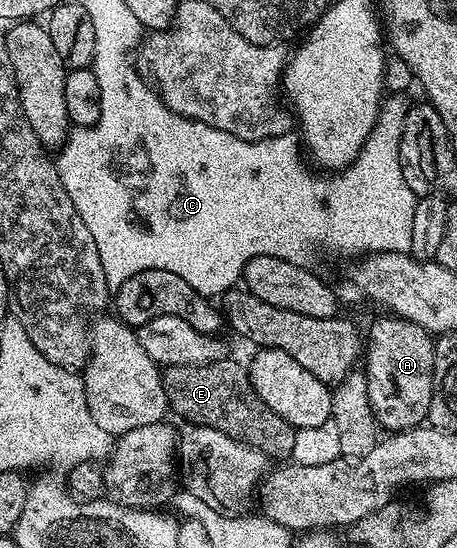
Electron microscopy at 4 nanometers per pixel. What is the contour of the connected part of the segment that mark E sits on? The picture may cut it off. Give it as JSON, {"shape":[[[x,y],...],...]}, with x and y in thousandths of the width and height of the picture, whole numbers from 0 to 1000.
{"shape":[[[486,655],[444,666],[365,666],[350,675],[357,732],[398,763],[398,770],[444,779],[470,779],[505,801],[567,823],[584,838],[639,836],[650,783],[608,754],[593,750],[554,710],[534,664]]]}

